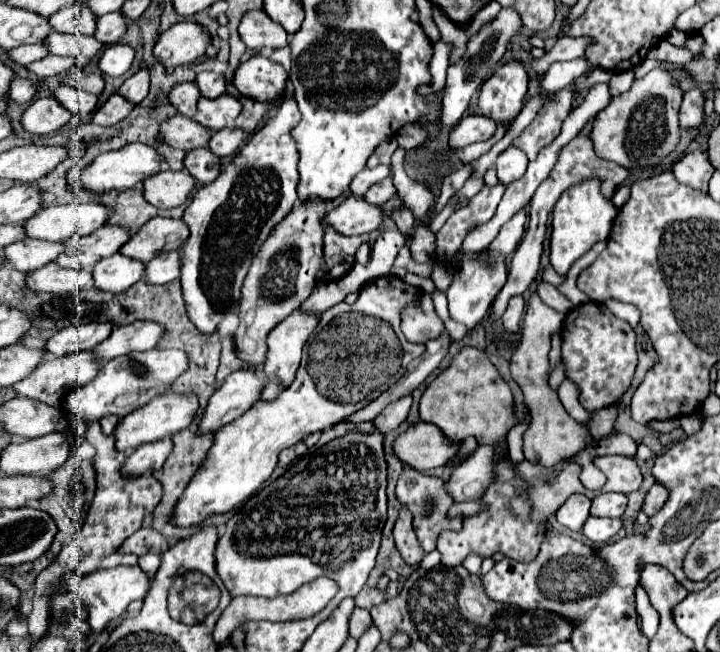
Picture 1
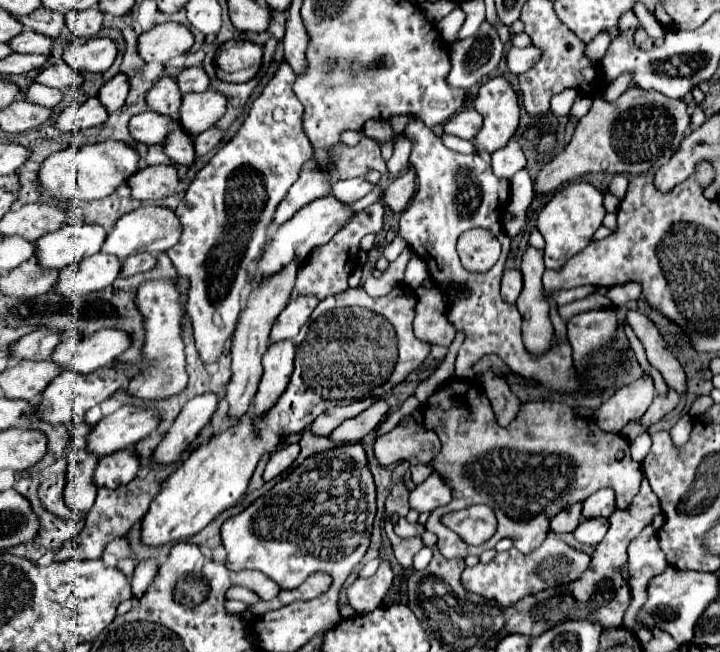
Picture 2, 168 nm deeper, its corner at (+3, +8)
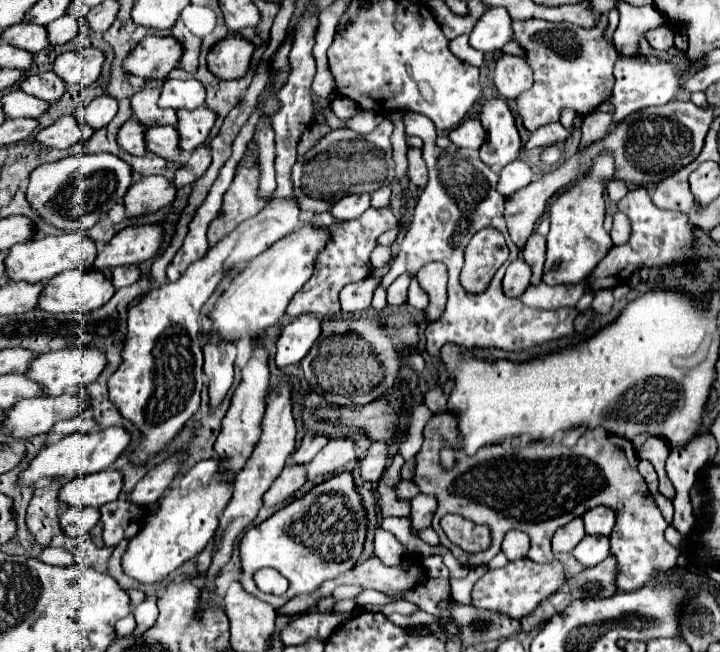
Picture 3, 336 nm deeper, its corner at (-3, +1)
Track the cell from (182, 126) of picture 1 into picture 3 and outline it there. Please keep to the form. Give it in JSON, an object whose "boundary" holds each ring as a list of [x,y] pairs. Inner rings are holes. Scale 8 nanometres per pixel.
{"boundary":[[[128,120],[122,124],[116,142],[120,148],[124,148],[128,154],[134,156],[142,156],[146,152],[144,148],[144,128],[140,128],[140,124],[136,124],[136,120]]]}

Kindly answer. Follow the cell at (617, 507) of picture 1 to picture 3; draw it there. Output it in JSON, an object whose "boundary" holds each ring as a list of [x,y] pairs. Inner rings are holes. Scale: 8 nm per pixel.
{"boundary":[[[596,506],[592,510],[588,510],[584,516],[584,530],[586,534],[596,534],[596,536],[610,536],[614,522],[616,522],[616,514],[606,508],[606,506]]]}

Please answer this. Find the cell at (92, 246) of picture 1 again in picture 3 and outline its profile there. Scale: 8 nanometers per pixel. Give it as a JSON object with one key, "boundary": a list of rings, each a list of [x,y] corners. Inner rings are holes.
{"boundary":[[[70,232],[70,234],[58,234],[58,236],[44,236],[38,240],[28,240],[24,244],[14,244],[4,260],[6,266],[6,280],[8,282],[20,282],[26,280],[30,284],[52,280],[62,270],[88,270],[92,268],[92,260],[96,258],[96,244],[90,240],[84,232]]]}

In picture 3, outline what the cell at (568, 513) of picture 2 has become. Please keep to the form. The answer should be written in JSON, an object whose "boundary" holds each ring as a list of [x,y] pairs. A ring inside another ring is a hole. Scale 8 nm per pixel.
{"boundary":[[[578,518],[578,520],[572,520],[568,522],[566,526],[558,528],[552,536],[552,552],[554,554],[560,554],[560,552],[572,552],[576,548],[576,544],[584,538],[584,522]]]}

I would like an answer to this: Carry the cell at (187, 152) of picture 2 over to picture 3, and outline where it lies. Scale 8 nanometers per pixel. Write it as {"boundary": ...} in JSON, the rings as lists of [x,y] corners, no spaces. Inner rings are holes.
{"boundary":[[[152,126],[152,128],[146,128],[144,138],[146,138],[146,150],[148,152],[154,152],[154,154],[166,158],[166,160],[178,162],[180,136],[178,136],[178,130],[174,126]]]}

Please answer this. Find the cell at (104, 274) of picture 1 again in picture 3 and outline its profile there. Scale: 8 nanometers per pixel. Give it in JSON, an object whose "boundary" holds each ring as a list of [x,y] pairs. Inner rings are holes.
{"boundary":[[[108,268],[106,270],[76,270],[76,272],[60,272],[60,276],[54,276],[50,282],[44,284],[44,292],[38,298],[38,308],[50,314],[70,314],[70,312],[82,312],[88,314],[100,306],[104,306],[112,298],[112,284],[108,284]]]}

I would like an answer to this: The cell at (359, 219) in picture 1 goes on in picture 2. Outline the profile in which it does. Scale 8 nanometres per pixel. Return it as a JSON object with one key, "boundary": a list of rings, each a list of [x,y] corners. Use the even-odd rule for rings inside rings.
{"boundary":[[[334,195],[316,199],[312,203],[308,203],[306,207],[302,207],[290,221],[286,221],[276,235],[272,235],[268,249],[262,253],[258,265],[256,265],[256,277],[258,275],[272,275],[278,269],[282,269],[284,265],[288,265],[294,255],[300,261],[306,261],[306,257],[310,255],[310,251],[322,243],[328,243],[332,239],[332,235],[336,235],[338,229],[342,229],[352,217],[356,215],[356,211],[352,209],[352,205],[336,201]]]}

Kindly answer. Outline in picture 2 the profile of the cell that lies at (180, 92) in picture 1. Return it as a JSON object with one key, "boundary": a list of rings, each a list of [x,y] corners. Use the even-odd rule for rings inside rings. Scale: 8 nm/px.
{"boundary":[[[162,77],[146,95],[146,103],[152,111],[158,111],[162,115],[172,117],[178,121],[178,109],[182,105],[182,91],[178,89],[178,83],[174,77]]]}

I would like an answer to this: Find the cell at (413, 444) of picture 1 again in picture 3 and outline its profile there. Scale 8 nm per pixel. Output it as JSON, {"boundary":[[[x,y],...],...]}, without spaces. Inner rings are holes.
{"boundary":[[[374,442],[368,448],[368,454],[360,460],[360,476],[362,476],[362,480],[366,480],[370,484],[376,484],[380,480],[384,468],[386,468],[386,462],[388,462],[386,444]]]}

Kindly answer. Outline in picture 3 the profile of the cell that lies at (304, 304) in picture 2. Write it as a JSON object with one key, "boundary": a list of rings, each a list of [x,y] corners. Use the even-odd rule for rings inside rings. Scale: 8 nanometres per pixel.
{"boundary":[[[300,316],[300,320],[284,326],[282,336],[276,342],[276,366],[284,368],[288,364],[298,364],[316,338],[320,336],[320,320],[314,316]]]}

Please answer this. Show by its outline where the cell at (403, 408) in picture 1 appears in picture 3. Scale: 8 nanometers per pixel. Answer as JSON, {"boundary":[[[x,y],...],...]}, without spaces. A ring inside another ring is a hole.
{"boundary":[[[332,440],[328,442],[306,466],[306,480],[316,482],[318,478],[334,476],[346,466],[356,462],[354,444],[350,440]]]}

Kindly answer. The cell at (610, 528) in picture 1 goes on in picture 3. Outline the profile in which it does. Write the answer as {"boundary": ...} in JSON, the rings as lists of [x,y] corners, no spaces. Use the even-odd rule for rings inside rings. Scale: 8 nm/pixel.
{"boundary":[[[584,536],[580,544],[572,550],[572,554],[584,568],[592,568],[610,556],[608,538],[606,536]]]}

